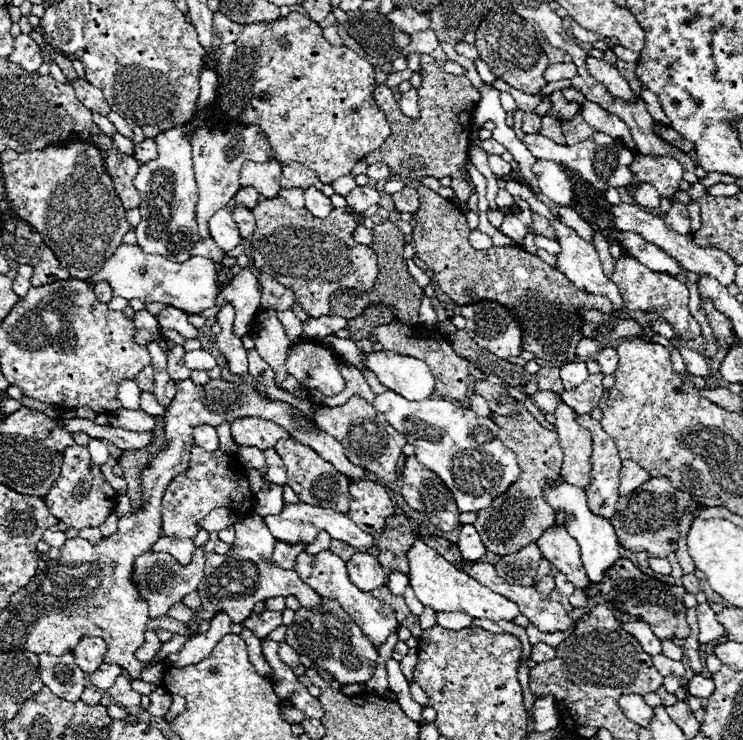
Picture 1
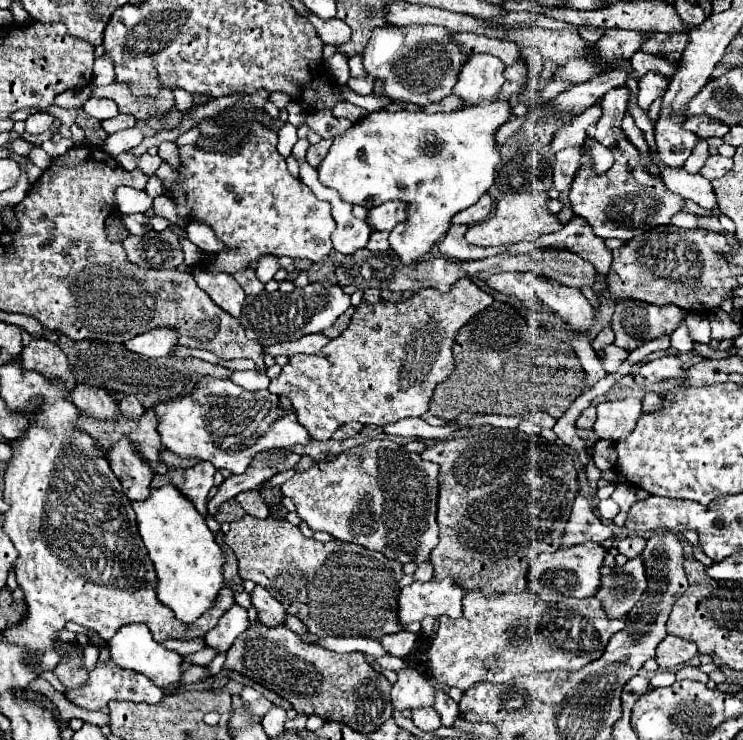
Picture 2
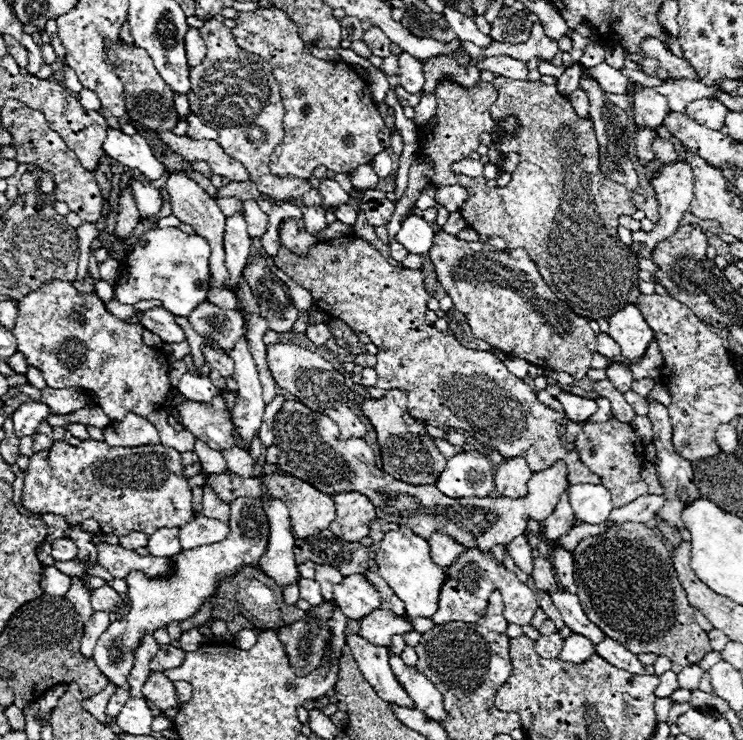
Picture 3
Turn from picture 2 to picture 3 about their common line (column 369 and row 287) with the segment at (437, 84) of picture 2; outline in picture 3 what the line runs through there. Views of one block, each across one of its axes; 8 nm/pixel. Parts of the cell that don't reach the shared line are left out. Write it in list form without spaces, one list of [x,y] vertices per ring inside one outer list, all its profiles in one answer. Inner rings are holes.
[[[54,280],[40,290],[30,292],[30,296],[26,296],[26,300],[18,304],[18,318],[12,332],[18,340],[18,352],[26,356],[30,366],[42,370],[50,388],[62,390],[76,386],[96,392],[98,406],[112,422],[122,420],[128,412],[148,416],[150,412],[160,408],[160,404],[166,400],[168,390],[172,388],[168,380],[170,362],[160,350],[148,348],[144,344],[142,326],[126,324],[124,320],[116,318],[104,308],[96,294],[80,294],[70,282]]]

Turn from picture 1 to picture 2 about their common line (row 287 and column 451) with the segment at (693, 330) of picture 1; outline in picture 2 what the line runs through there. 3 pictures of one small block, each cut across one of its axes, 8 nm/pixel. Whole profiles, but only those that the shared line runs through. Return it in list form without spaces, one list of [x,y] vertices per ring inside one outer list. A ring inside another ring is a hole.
[[[480,590],[468,592],[464,598],[464,614],[462,618],[440,616],[440,628],[434,634],[428,664],[432,676],[446,686],[458,686],[460,690],[468,690],[478,682],[508,682],[516,676],[534,674],[538,670],[580,670],[588,662],[602,656],[606,642],[626,626],[626,620],[610,620],[602,614],[600,602],[596,598],[568,598],[564,602],[544,602],[530,590],[522,594],[490,594],[486,596]]]

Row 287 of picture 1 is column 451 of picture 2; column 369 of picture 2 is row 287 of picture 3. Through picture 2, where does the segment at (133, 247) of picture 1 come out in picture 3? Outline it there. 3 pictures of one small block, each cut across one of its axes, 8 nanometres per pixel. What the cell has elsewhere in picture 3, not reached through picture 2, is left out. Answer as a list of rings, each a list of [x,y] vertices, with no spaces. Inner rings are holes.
[[[152,228],[138,236],[130,252],[122,276],[114,284],[120,304],[136,304],[140,300],[160,300],[174,316],[190,316],[198,302],[206,300],[208,292],[208,258],[210,246],[202,236],[184,234],[178,228]]]

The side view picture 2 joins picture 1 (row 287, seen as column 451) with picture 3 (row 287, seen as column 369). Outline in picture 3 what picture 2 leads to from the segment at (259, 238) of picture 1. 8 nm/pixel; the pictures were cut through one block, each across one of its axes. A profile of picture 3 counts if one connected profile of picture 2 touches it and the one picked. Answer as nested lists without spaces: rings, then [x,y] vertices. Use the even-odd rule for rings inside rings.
[[[334,238],[320,242],[310,248],[306,258],[296,256],[294,252],[282,248],[274,258],[274,264],[286,272],[296,284],[310,290],[314,304],[326,310],[330,316],[340,318],[346,326],[356,332],[364,332],[370,336],[372,344],[378,348],[378,364],[374,366],[378,380],[376,388],[390,390],[400,388],[408,394],[408,412],[414,418],[422,418],[428,422],[438,422],[448,428],[460,428],[470,432],[478,442],[498,450],[502,456],[522,456],[534,472],[546,470],[554,466],[558,460],[566,460],[568,482],[570,484],[584,484],[594,482],[602,484],[602,478],[590,472],[582,462],[578,450],[566,450],[558,436],[558,426],[564,422],[564,412],[554,412],[552,408],[538,402],[536,394],[524,384],[520,378],[512,376],[506,366],[490,352],[484,350],[470,350],[464,348],[456,338],[446,336],[434,324],[428,324],[424,312],[428,310],[428,292],[424,288],[424,276],[420,270],[410,268],[396,268],[388,264],[386,258],[366,240],[362,238]]]

